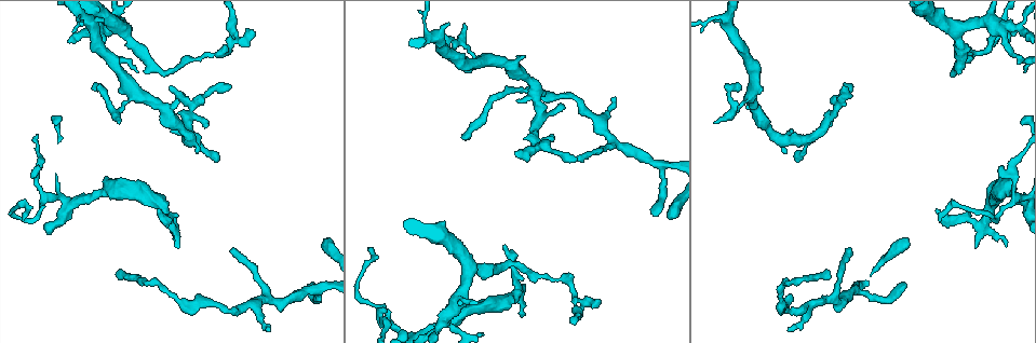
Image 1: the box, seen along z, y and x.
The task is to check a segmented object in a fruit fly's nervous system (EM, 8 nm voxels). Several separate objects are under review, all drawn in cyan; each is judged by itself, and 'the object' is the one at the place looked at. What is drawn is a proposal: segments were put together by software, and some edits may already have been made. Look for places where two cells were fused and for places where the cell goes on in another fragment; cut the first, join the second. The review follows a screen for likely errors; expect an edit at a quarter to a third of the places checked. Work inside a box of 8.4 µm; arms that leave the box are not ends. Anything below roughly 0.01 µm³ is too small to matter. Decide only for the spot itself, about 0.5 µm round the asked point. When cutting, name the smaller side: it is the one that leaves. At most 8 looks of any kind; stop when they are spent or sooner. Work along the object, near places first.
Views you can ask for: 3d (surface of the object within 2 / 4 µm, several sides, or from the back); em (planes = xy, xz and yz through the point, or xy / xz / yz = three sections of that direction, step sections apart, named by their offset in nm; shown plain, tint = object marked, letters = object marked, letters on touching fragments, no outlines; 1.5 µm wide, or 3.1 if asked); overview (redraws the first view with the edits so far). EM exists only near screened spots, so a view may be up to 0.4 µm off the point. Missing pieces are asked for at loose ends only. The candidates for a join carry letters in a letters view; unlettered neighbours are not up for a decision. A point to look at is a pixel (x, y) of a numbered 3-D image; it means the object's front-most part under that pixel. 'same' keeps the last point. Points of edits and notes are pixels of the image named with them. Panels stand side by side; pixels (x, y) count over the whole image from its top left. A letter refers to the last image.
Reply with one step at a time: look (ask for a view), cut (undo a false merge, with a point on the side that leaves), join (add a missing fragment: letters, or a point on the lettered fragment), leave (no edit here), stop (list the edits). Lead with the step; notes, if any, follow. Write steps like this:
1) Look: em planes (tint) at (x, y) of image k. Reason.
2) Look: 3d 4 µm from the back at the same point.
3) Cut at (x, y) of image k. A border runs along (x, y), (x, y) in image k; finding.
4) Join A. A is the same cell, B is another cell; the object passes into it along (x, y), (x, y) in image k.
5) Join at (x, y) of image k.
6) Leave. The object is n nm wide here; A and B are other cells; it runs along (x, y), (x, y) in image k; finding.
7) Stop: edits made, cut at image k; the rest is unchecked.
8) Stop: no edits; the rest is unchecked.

Look: em planes (letters) at (735, 107) of image 1. Sharp bend.

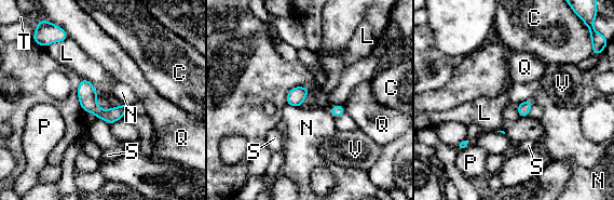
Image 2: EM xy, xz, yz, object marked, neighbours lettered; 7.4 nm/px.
Leave. The longest contact is with L, 190 nm; C, L, N, P, Q, S, T and V are other cells; one cell here.

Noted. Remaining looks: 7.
Look: 3d 4 µm at (936, 209) of image 1. Tapers out.

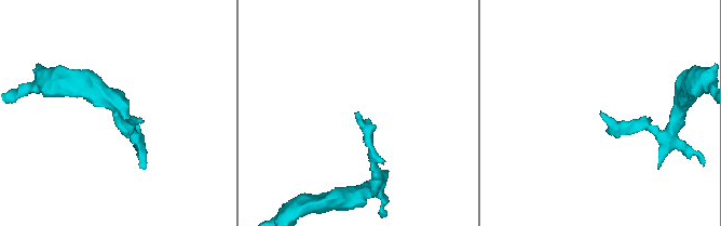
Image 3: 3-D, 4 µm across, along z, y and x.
Look: em yz step 4 (letters) at (113, 111) of image 3. Now the EM.

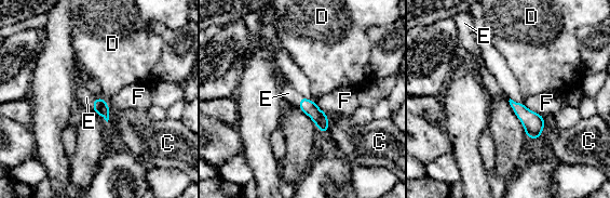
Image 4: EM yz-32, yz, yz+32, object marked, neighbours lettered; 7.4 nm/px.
Look: em planes (letters) at the same point.

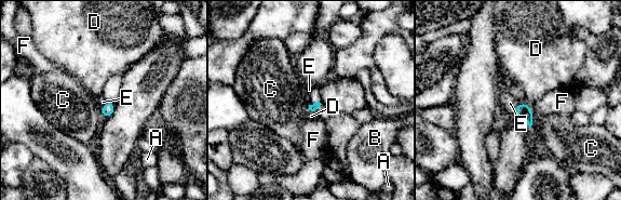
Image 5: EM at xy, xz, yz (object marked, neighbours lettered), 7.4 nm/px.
Join E. The longest contact is with E, 130 nm; E is the same cell, A, B, C, D and F are other cells; it goes on there.

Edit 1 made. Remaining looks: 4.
Look: overview.

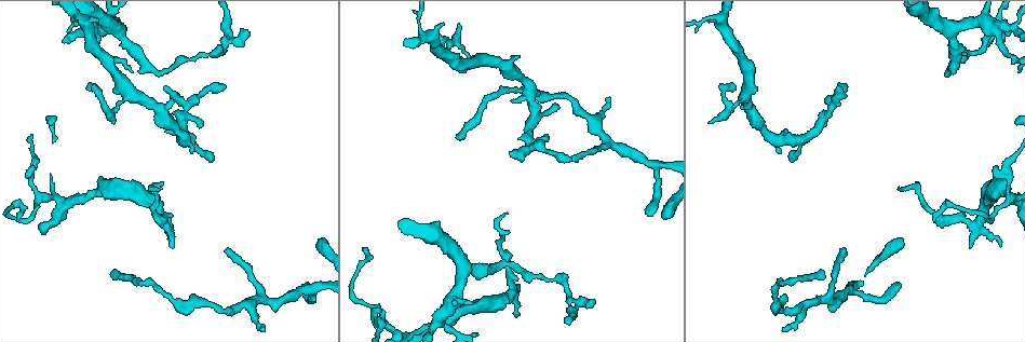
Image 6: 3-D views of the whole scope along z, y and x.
Look: em planes (letters) at (647, 216) of image 6. An open end.

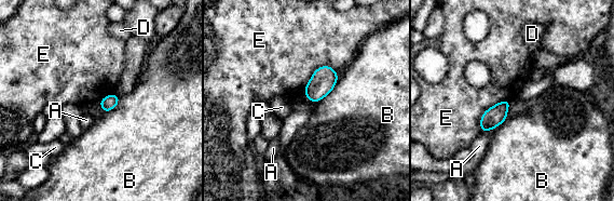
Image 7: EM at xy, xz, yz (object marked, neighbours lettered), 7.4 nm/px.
Leave. A, B, C, D and E are other cells; a border runs along (339, 75), (319, 66), (303, 95) in image 7; none of them fits.

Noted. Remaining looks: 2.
Stop: edits made, join at image 5; the rest is unchecked.

